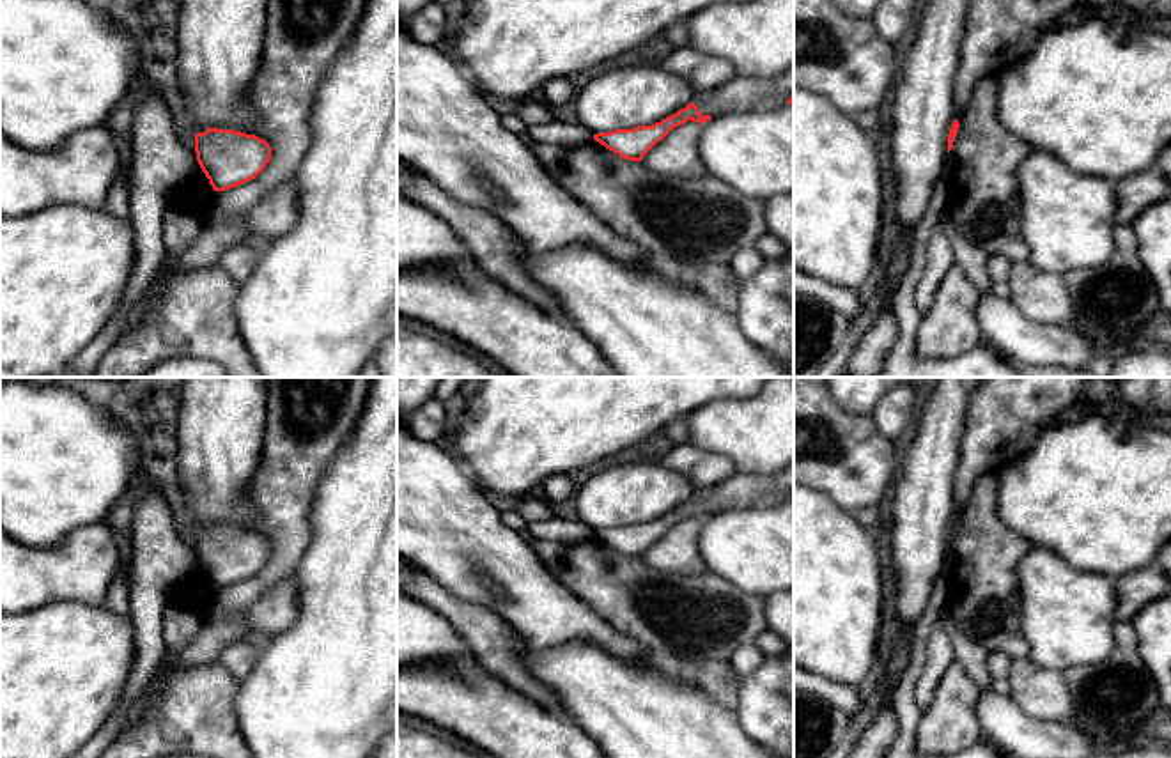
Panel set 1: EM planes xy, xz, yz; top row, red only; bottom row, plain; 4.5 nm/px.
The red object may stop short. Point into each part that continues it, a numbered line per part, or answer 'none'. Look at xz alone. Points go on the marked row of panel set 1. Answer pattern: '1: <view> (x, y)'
none

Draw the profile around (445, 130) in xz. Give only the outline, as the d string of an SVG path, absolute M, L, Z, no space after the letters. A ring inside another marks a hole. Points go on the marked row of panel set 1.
M397 27L397 159L432 179L452 198L500 218L533 251L581 244L622 264L666 267L560 188L519 135L501 124L466 71L441 46L422 44Z

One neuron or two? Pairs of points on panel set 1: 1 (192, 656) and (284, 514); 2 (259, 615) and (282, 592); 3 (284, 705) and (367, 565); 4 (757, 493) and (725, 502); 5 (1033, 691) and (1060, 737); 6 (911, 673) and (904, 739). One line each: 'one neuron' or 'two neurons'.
1: one neuron
2: one neuron
3: one neuron
4: one neuron
5: two neurons
6: one neuron

